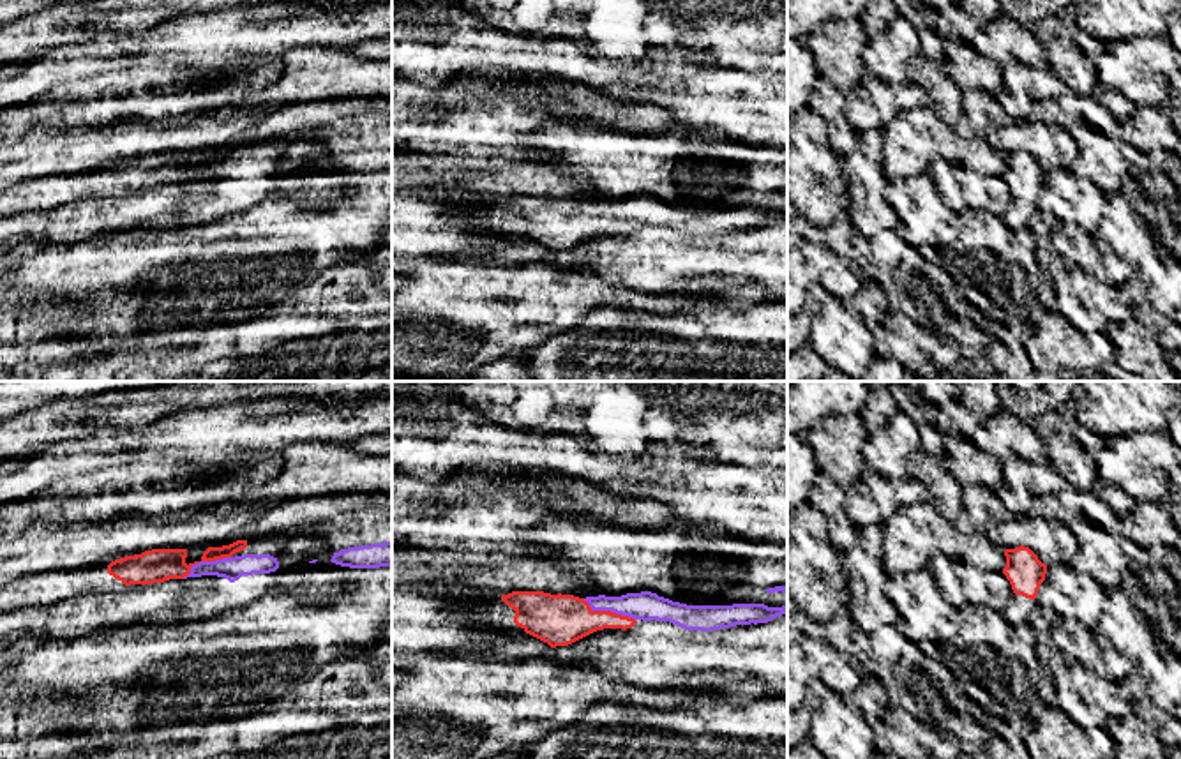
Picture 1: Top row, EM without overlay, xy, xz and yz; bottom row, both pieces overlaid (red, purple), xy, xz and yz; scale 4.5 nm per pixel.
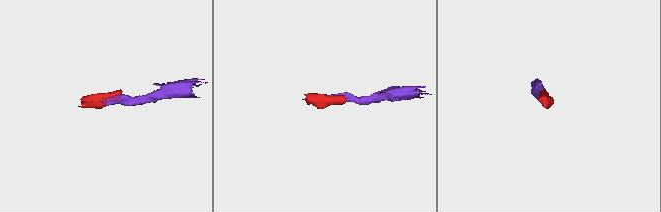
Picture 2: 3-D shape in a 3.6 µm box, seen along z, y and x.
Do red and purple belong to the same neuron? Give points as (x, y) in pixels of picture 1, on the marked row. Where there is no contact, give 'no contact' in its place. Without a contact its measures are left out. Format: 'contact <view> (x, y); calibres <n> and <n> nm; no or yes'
contact xz (609, 611); calibres 240 and 140 nm; yes

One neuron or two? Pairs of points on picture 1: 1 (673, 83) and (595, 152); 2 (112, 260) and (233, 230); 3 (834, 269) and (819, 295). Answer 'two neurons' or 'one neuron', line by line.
1: two neurons
2: one neuron
3: two neurons

